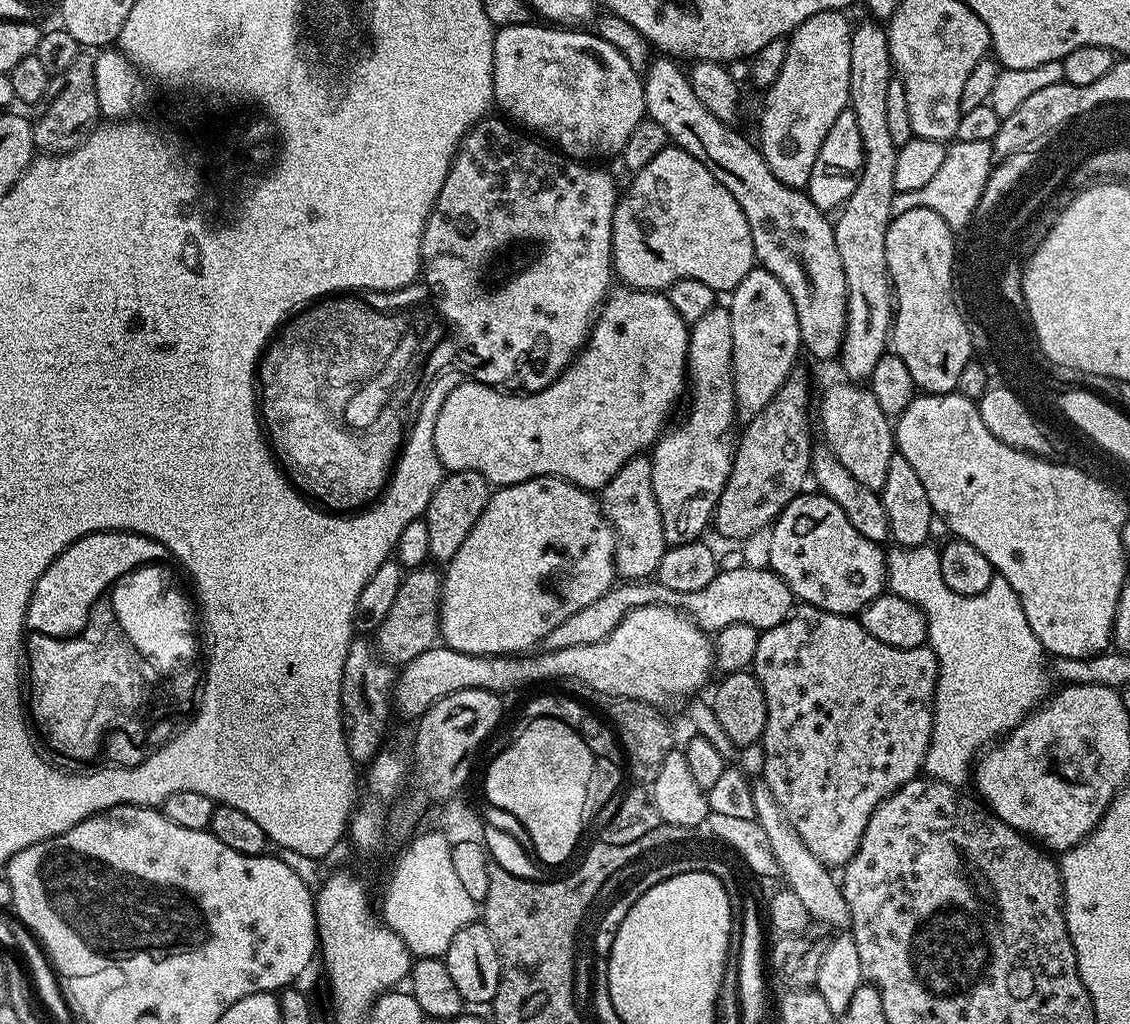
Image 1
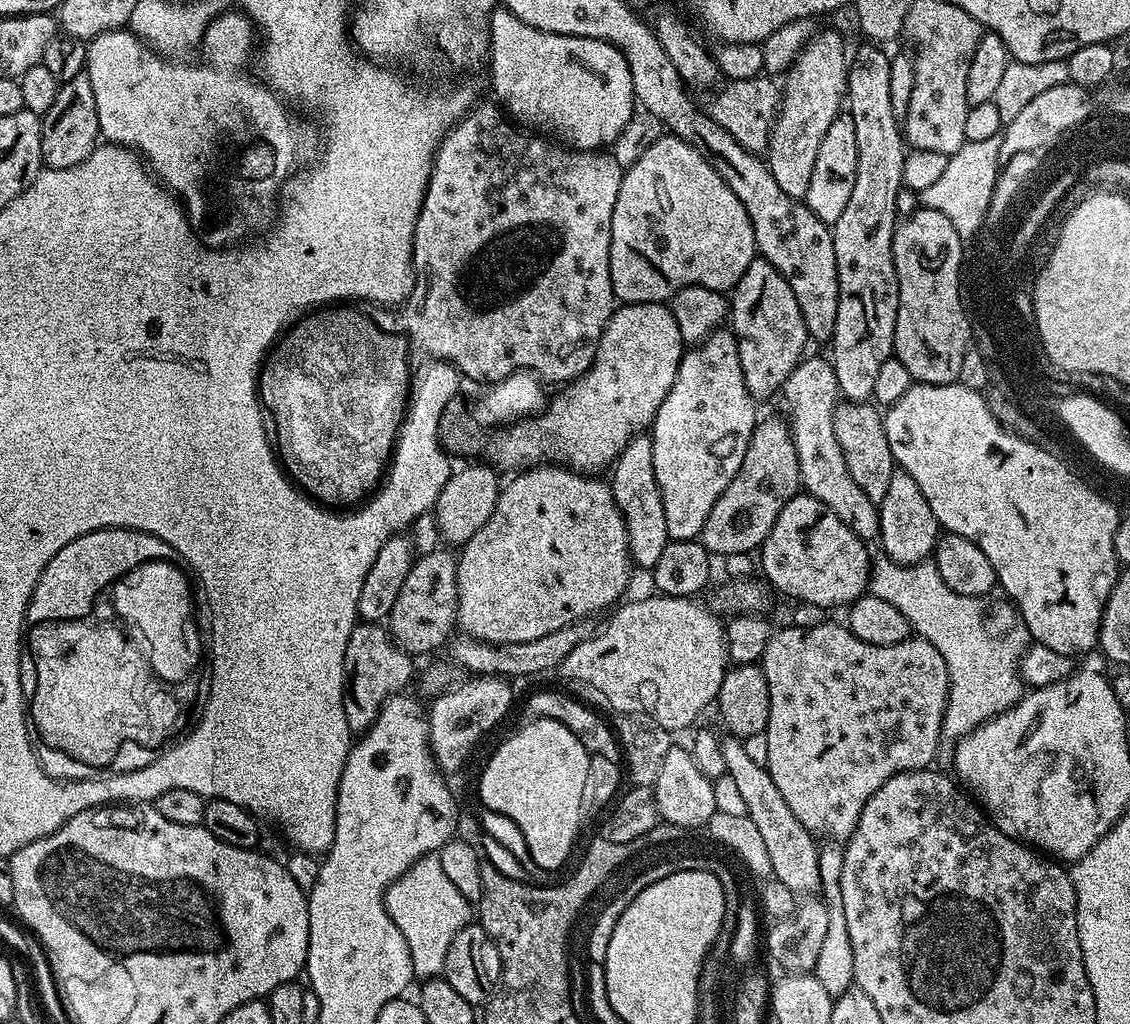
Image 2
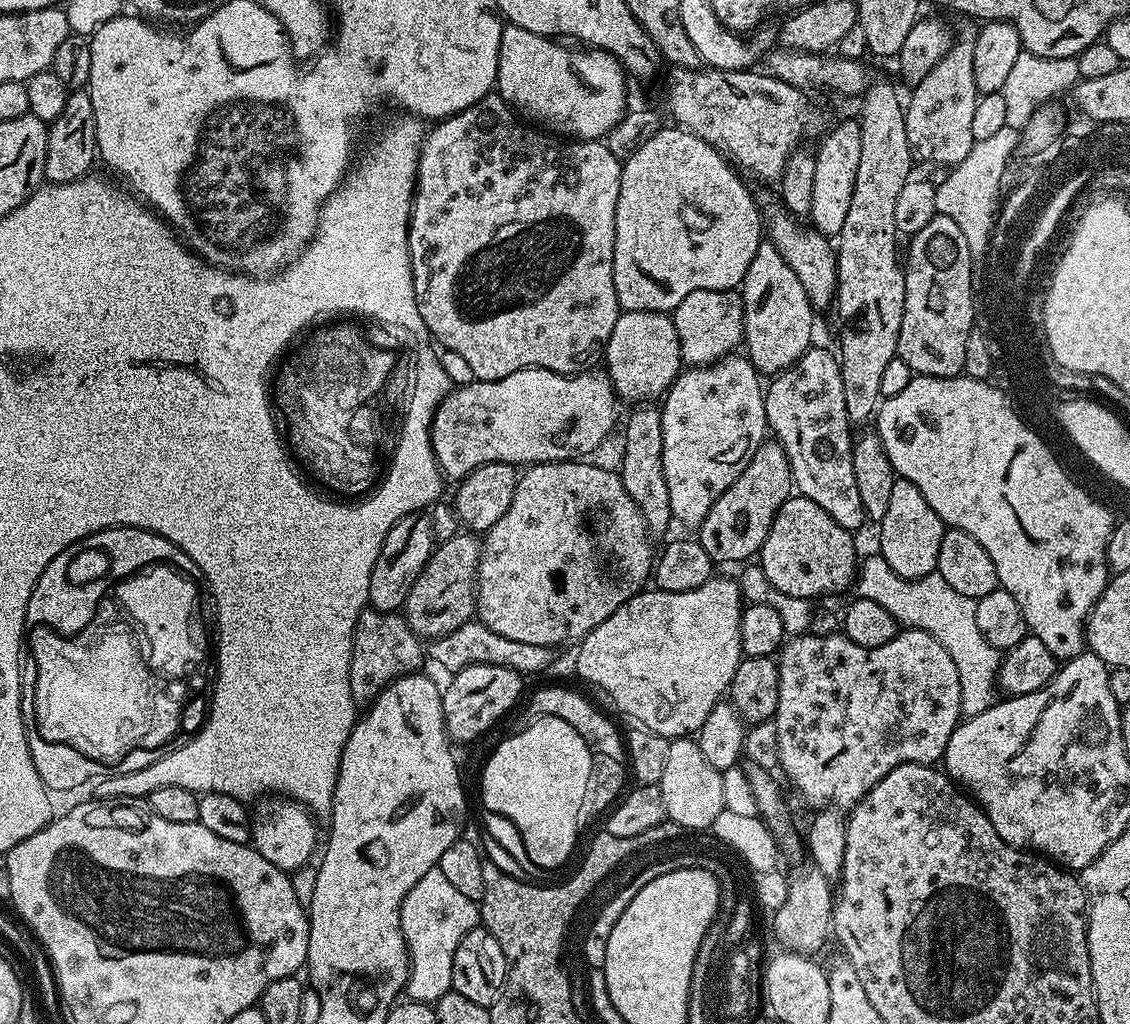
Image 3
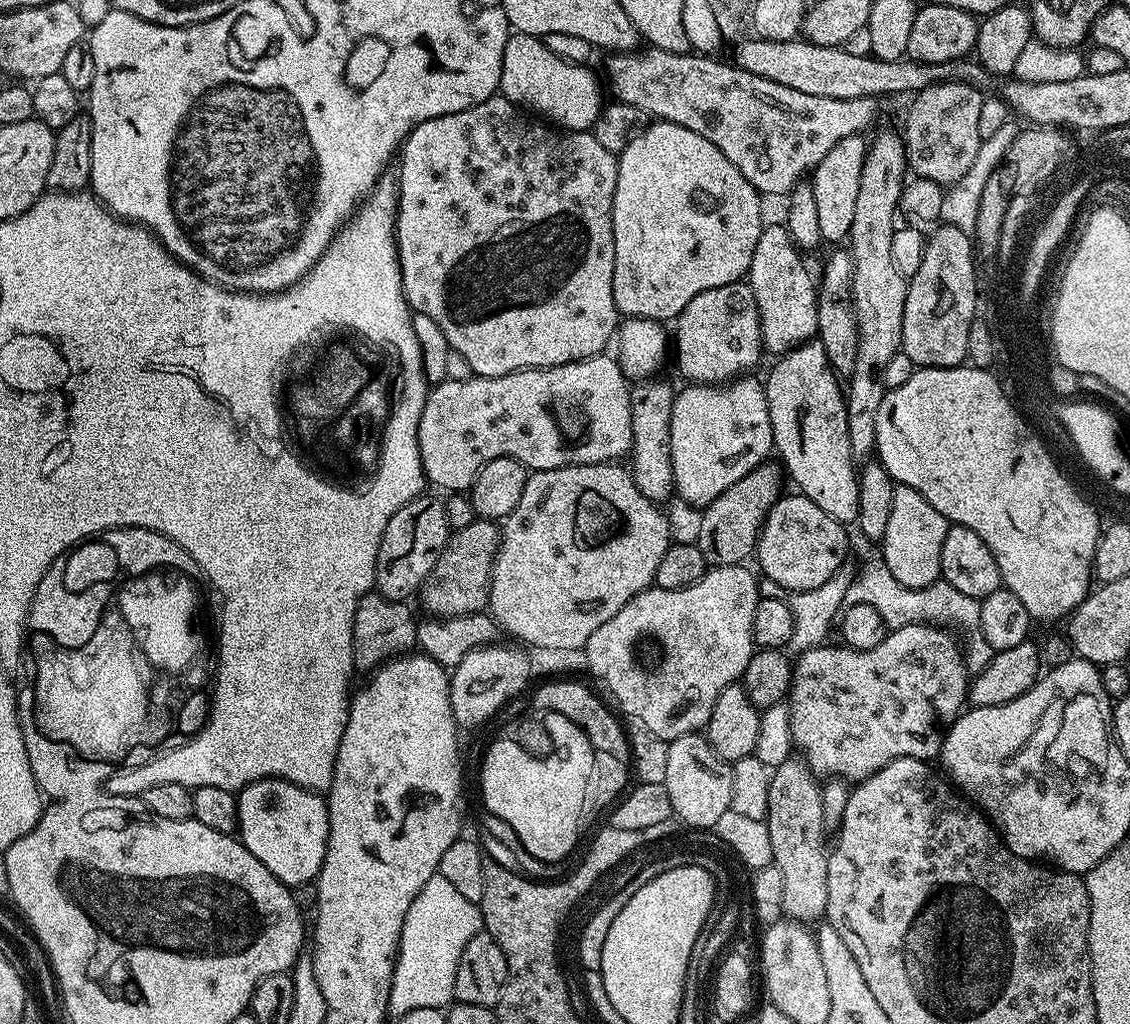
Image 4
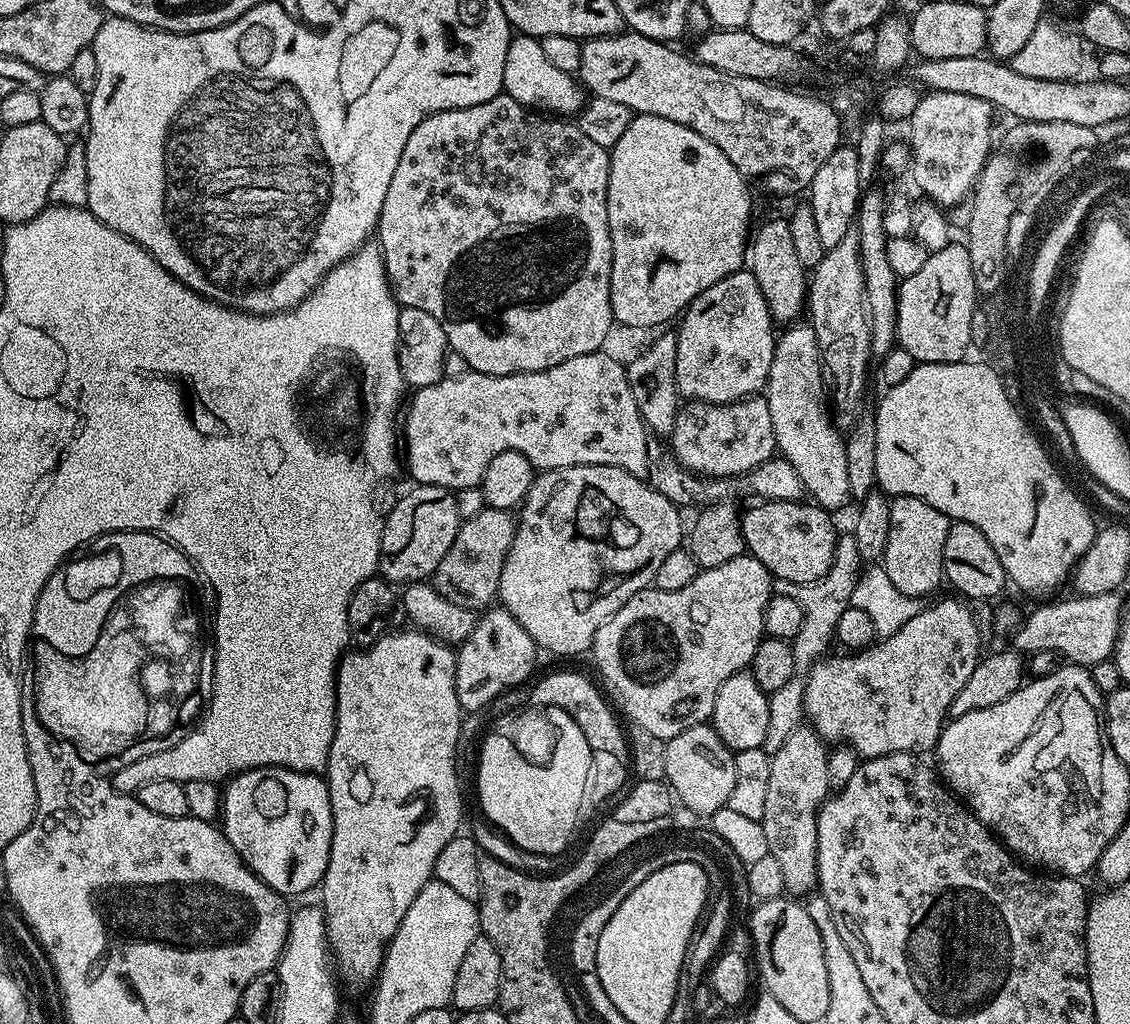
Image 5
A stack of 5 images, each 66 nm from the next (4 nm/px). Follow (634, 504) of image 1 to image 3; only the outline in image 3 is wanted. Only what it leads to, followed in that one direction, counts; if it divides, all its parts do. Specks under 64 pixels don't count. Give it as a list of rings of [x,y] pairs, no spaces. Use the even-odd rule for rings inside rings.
[[[636,406],[628,416],[628,425],[624,428],[624,457],[620,460],[618,471],[622,486],[626,486],[626,494],[634,498],[638,510],[642,510],[644,521],[648,523],[648,531],[652,534],[664,532],[674,517],[670,510],[670,490],[666,490],[666,474],[662,474],[662,418],[656,406]]]

